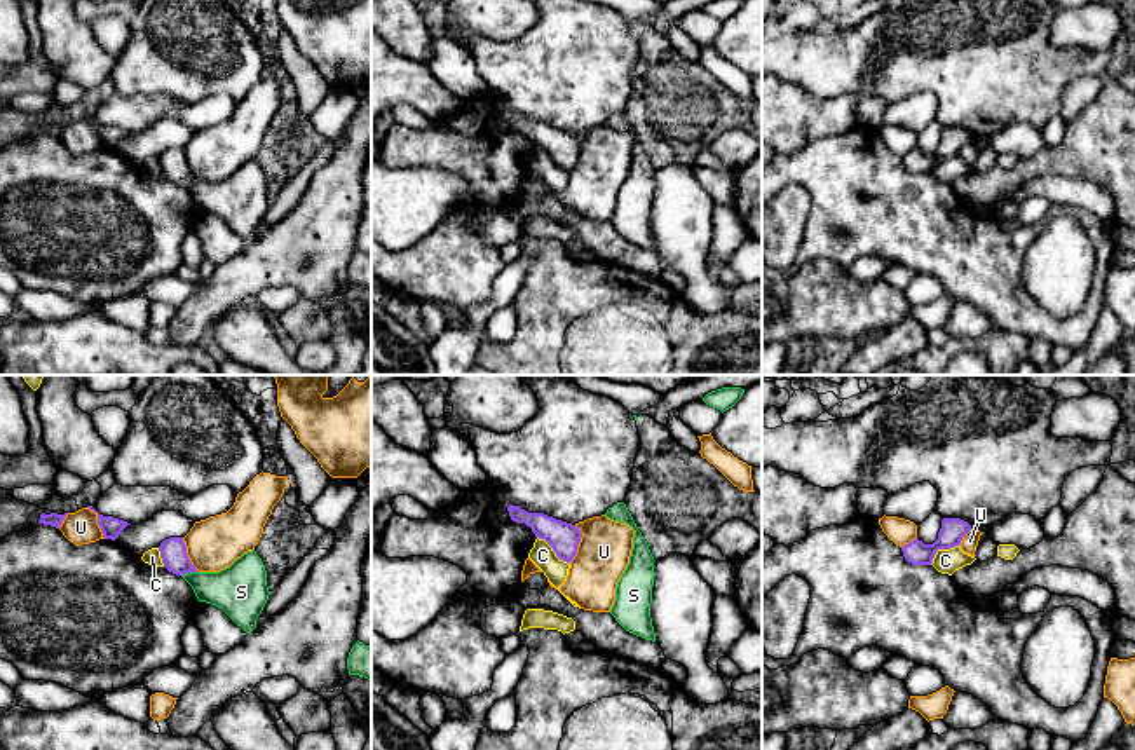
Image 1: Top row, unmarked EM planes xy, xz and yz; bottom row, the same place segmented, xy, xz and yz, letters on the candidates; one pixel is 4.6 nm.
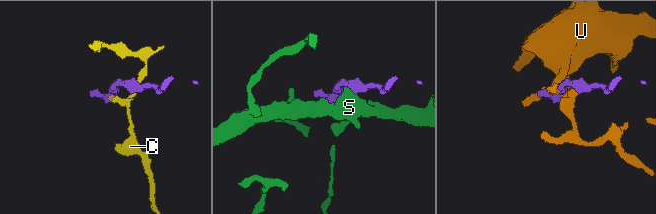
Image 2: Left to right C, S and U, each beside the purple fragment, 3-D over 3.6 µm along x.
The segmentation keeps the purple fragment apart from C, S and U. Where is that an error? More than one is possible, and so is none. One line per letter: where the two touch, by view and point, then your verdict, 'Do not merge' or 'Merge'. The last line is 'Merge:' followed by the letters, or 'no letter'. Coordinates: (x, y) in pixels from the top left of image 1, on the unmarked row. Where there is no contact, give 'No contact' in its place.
C: Touches purple at yz (942, 157). Do not merge
S: Touches purple at xy (189, 180). Merge
U: Touches purple at xz (577, 154). Do not merge
Merge: S

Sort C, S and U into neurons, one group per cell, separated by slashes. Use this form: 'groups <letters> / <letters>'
groups C / S / U

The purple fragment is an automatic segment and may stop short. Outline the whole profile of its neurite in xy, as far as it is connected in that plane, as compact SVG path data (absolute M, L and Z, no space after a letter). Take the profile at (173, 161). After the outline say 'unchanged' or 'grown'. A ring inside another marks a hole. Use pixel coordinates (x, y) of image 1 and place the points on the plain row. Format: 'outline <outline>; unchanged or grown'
outline M183 147L162 150L159 160L164 176L181 185L199 211L216 215L246 242L256 237L270 201L265 174L255 159L220 181L199 181L187 164Z; grown

